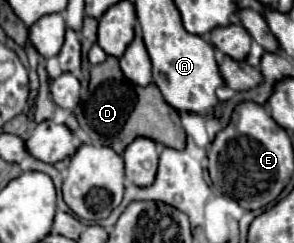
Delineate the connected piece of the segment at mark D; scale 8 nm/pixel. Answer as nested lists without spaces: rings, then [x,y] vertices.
[[[108,56],[106,62],[96,64],[90,68],[90,98],[80,102],[74,110],[74,116],[78,118],[80,126],[90,132],[94,130],[92,138],[96,138],[100,144],[112,146],[118,154],[124,152],[124,148],[138,136],[150,138],[154,142],[162,142],[164,146],[172,148],[184,148],[186,132],[180,124],[180,114],[174,110],[166,100],[162,98],[160,90],[150,84],[148,88],[132,84],[120,70],[118,58]]]

